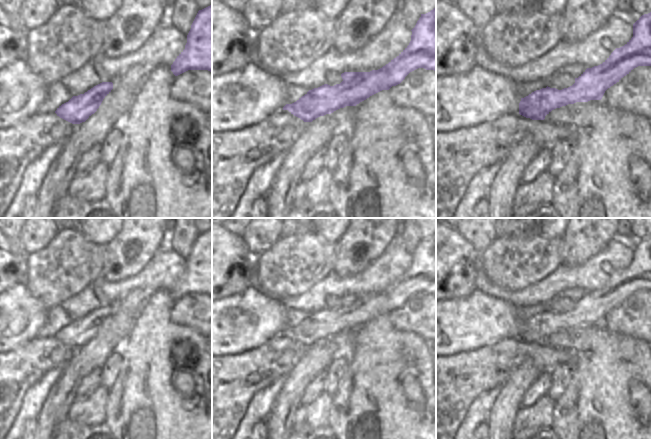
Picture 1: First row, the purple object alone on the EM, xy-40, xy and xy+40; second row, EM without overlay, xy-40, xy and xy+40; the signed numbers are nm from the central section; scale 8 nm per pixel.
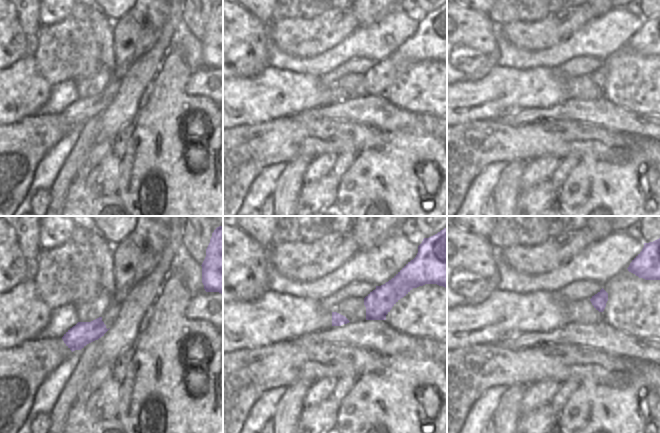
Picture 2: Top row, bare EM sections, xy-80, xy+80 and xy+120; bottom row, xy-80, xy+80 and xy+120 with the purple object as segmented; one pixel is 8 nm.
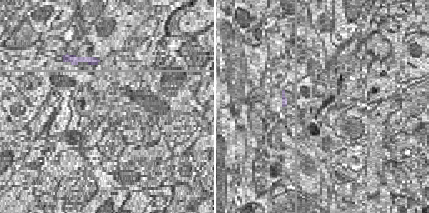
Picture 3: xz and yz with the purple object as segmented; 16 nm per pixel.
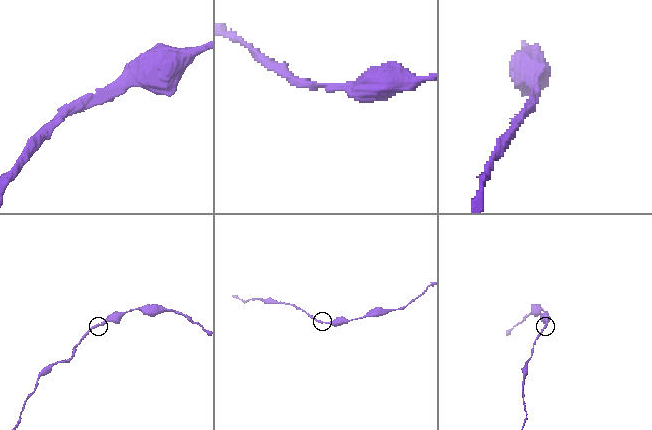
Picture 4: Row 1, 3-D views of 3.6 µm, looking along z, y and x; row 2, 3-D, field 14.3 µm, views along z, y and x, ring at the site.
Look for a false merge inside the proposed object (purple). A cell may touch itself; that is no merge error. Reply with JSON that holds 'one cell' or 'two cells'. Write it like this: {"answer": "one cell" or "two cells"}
{"answer": "one cell"}

